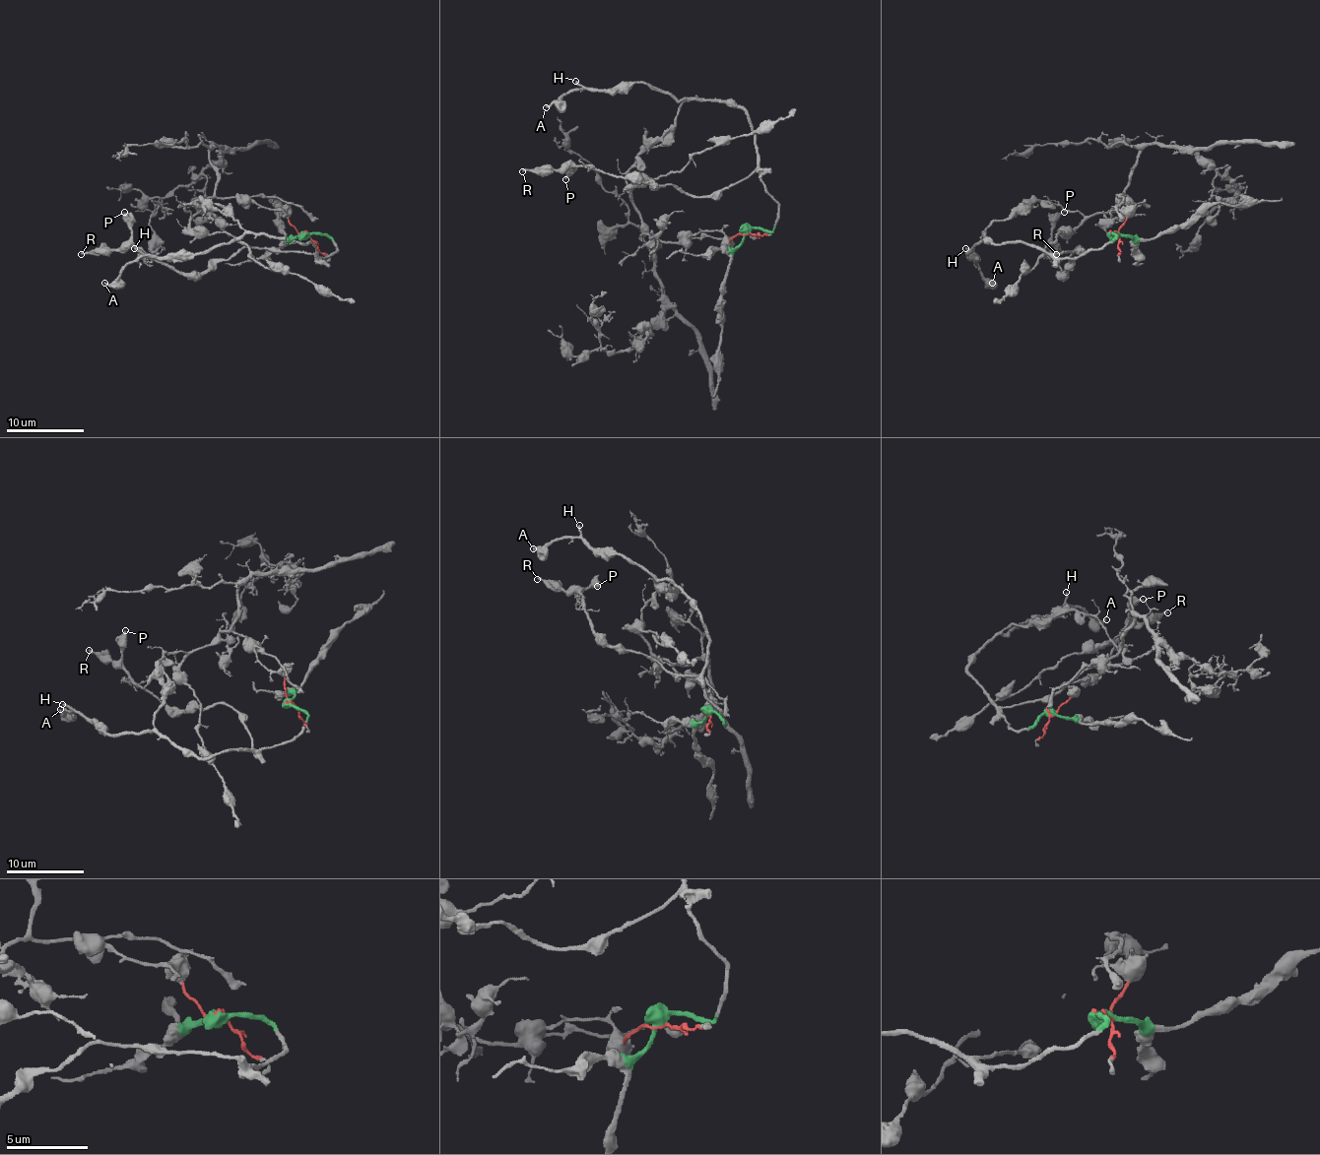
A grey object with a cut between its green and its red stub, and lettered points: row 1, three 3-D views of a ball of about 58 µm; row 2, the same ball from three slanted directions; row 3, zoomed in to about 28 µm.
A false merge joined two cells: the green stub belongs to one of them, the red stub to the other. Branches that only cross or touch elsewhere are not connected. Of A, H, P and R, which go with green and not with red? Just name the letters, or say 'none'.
A, H, P, R

